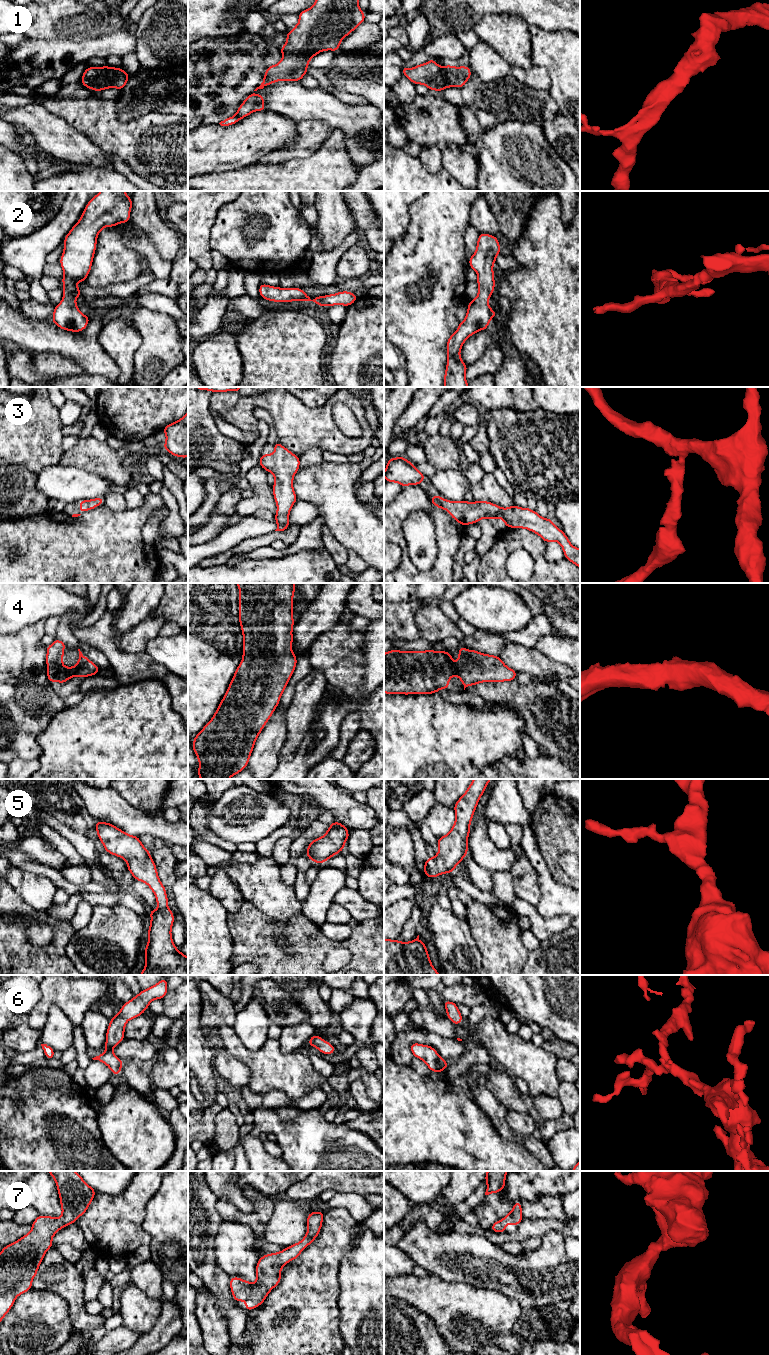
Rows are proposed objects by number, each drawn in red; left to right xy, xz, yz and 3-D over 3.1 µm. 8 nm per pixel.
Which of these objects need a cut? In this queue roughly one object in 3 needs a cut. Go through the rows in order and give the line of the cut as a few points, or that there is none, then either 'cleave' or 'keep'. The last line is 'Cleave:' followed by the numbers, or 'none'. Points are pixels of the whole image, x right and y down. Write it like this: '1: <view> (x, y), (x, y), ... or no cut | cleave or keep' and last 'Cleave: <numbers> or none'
1: no cut | keep
2: no cut | keep
3: no cut | keep
4: no cut | keep
5: no cut | keep
6: no cut | keep
7: no cut | keep
Cleave: none

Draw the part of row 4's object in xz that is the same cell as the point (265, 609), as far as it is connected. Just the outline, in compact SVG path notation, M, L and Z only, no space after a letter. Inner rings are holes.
M295 583L236 584L239 587L239 623L243 634L243 658L212 719L194 737L191 747L200 764L196 772L201 779L229 779L248 766L255 742L279 705L281 695L297 664L297 657L291 649Z

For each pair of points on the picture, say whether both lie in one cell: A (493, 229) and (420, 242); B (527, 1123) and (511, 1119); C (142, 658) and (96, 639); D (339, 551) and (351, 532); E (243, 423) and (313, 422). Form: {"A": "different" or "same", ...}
{"A": "different", "B": "same", "C": "same", "D": "different", "E": "same"}

